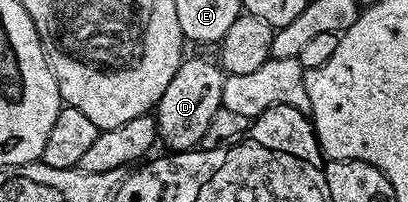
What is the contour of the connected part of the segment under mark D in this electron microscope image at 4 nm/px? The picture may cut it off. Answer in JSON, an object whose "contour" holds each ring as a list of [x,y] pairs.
{"contour":[[[189,56],[182,60],[171,83],[167,83],[167,91],[163,91],[155,106],[157,135],[160,144],[166,145],[166,150],[188,153],[190,149],[200,146],[203,135],[207,135],[207,126],[210,125],[215,111],[222,108],[226,78],[216,60],[208,61],[205,57]]]}

